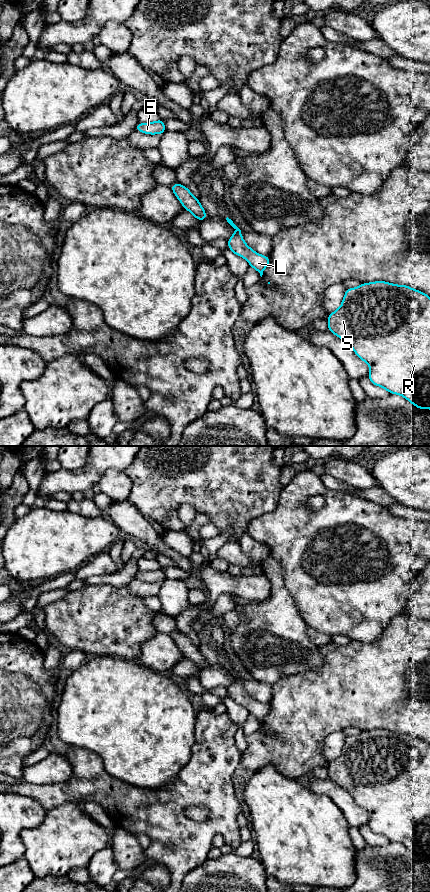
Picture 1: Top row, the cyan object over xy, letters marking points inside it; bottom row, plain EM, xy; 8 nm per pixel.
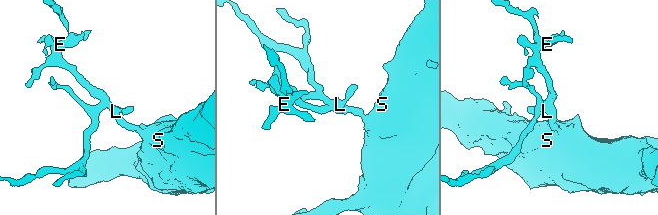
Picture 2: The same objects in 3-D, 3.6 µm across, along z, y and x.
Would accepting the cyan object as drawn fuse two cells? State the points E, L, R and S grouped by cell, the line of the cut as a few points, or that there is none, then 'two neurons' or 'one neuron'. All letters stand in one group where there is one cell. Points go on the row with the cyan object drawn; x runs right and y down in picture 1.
E L R S | no cut | one neuron

